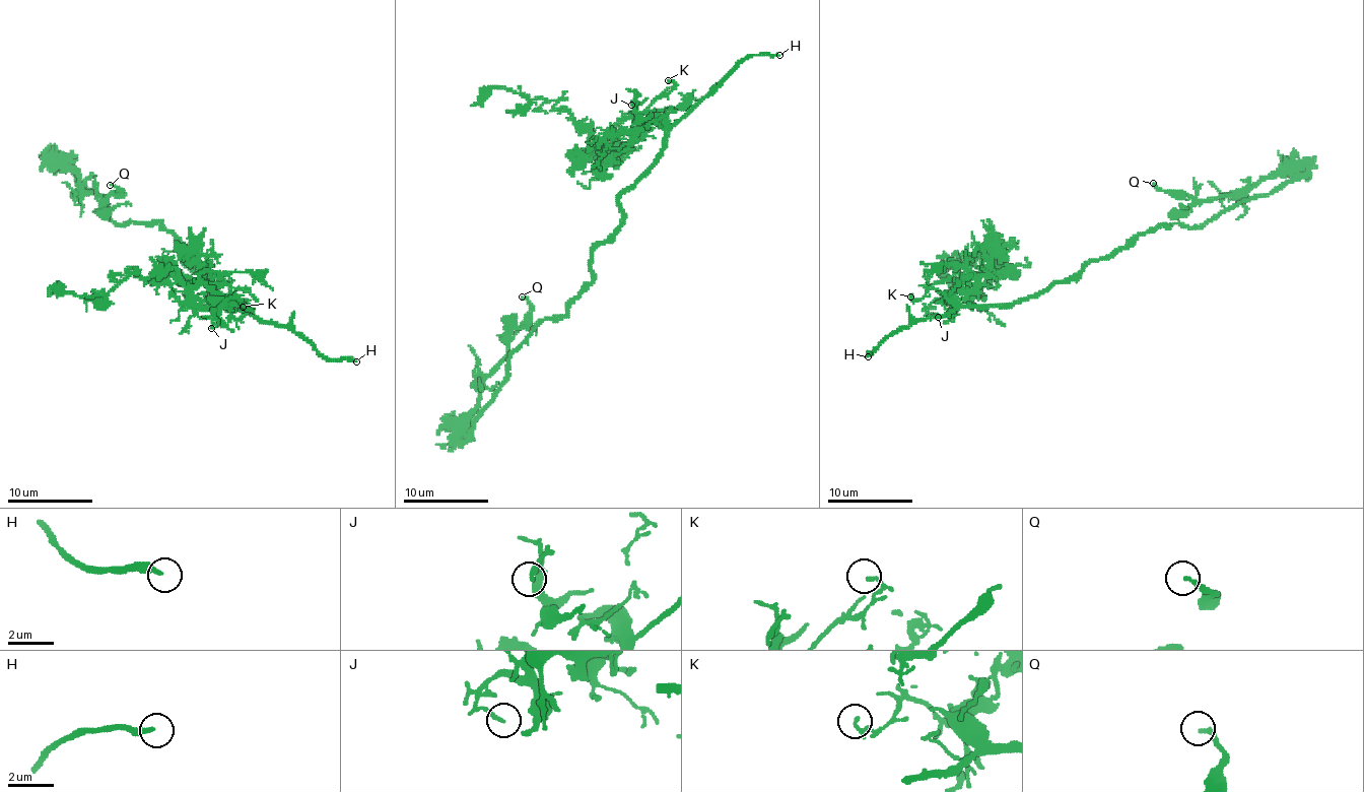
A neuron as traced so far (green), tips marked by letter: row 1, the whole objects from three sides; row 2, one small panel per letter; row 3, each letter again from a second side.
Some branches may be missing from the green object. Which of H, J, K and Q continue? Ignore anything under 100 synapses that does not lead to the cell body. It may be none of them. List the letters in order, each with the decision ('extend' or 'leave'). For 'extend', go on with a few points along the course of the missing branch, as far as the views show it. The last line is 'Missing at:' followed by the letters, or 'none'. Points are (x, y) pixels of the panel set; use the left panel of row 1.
H: extend; missing branch runs (356, 361), (370, 393), (349, 403), (332, 396), (288, 406), (233, 469), (225, 501), (220, 502)
J: leave
K: leave
Q: leave
Missing at: H

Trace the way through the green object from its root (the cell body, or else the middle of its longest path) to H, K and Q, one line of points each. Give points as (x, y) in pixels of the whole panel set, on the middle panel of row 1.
H: (593, 252), (620, 223), (621, 195), (661, 153), (665, 134), (740, 63), (754, 55), (779, 55)
K: (593, 252), (620, 223), (621, 195), (663, 149), (665, 127), (646, 110), (672, 88), (674, 84), (668, 80)
Q: (593, 252), (592, 283), (512, 355), (471, 435), (467, 415), (482, 381), (530, 310), (522, 296)

